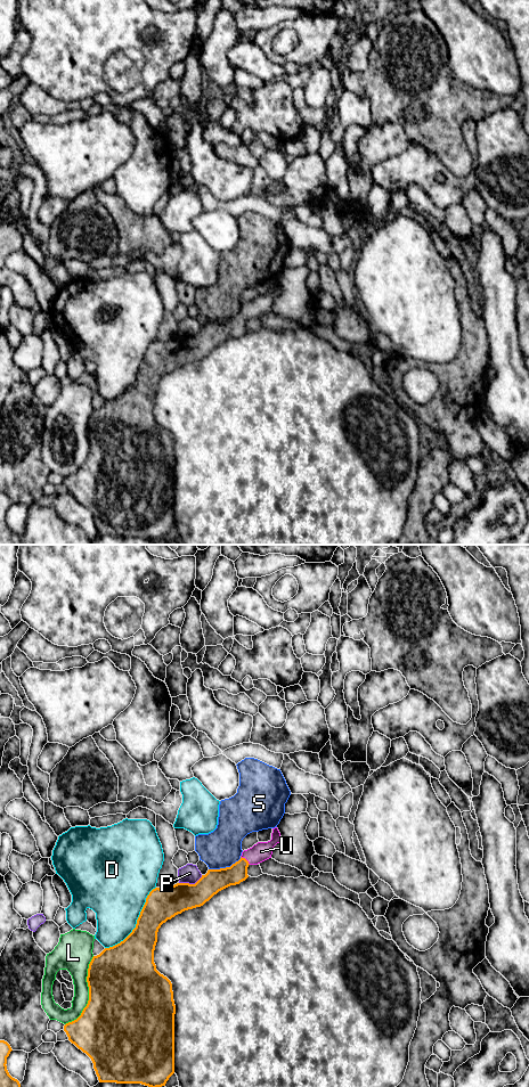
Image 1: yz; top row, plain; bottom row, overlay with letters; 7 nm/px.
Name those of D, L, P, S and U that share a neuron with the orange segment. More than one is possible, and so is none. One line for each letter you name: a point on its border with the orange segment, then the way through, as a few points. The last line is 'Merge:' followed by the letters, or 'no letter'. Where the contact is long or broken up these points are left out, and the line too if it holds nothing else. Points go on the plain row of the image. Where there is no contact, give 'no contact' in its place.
U: meets orange in yz at (245, 312); runs through yz (217, 333), (229, 329), (245, 312), (261, 304)
Merge: U

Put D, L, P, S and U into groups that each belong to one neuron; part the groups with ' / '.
D / L / P / S / U

